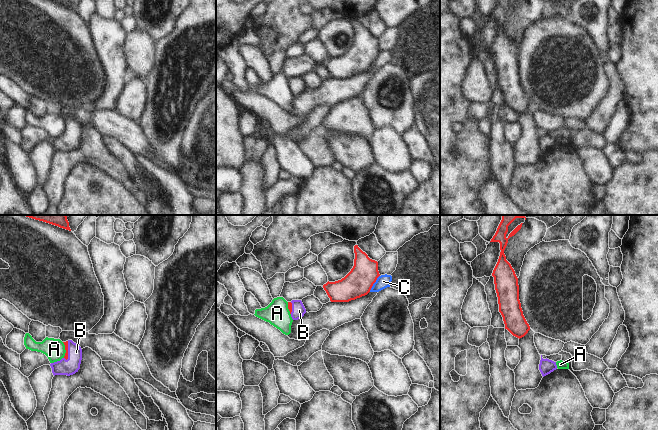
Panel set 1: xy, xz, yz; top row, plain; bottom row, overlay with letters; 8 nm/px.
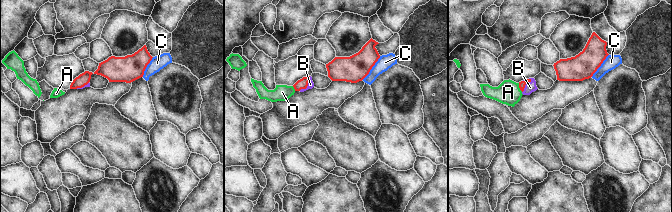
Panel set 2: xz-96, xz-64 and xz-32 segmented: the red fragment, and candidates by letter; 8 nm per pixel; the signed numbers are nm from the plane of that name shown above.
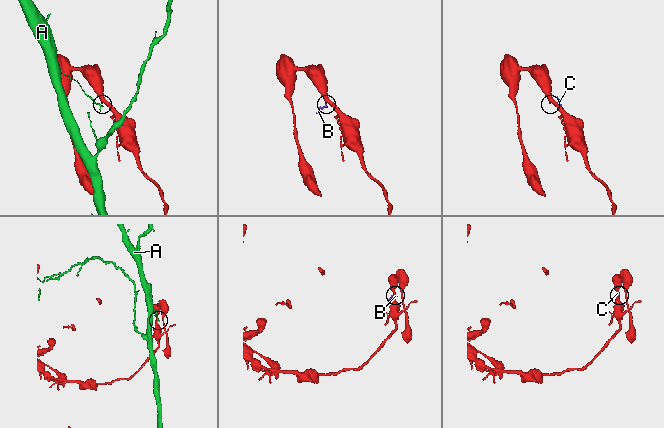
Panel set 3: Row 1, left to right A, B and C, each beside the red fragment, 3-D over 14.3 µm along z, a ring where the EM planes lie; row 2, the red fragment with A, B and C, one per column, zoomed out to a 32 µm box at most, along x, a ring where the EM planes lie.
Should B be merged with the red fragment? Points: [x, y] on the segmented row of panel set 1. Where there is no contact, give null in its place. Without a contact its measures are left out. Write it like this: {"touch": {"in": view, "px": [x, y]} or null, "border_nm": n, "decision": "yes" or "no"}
{"touch": {"in": "xy", "px": [67, 351]}, "border_nm": 160, "decision": "yes"}

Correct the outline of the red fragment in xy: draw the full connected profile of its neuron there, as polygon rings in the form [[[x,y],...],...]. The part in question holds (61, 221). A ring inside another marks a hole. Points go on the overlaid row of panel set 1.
[[[23,215],[71,231],[66,215]]]

